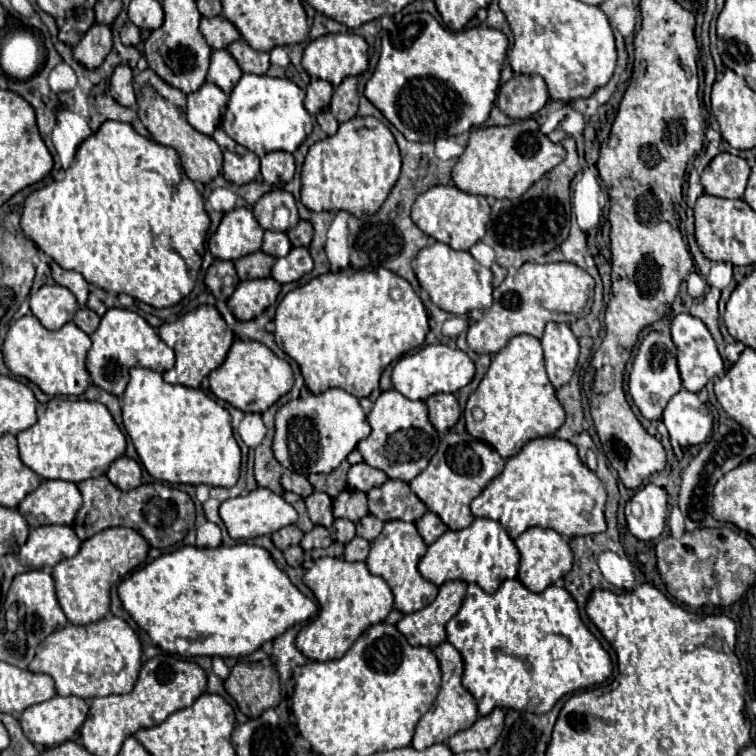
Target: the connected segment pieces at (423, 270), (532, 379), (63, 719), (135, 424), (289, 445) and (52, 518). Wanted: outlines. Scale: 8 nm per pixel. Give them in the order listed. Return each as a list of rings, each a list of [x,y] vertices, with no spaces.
[[[434,242],[418,252],[414,260],[414,272],[420,286],[430,294],[430,300],[452,314],[466,314],[470,310],[486,310],[492,306],[492,272],[484,268],[466,250],[452,250],[448,244]]]
[[[528,334],[514,336],[504,350],[492,356],[492,364],[476,392],[468,398],[466,430],[492,446],[502,458],[516,456],[522,446],[538,436],[552,436],[566,418],[556,390],[548,380],[540,340]]]
[[[54,696],[52,700],[46,700],[46,702],[26,708],[20,716],[20,724],[22,724],[22,730],[28,736],[28,740],[50,748],[50,746],[58,746],[58,744],[70,740],[74,736],[74,732],[82,726],[82,722],[86,720],[86,714],[88,714],[88,704],[82,698]]]
[[[132,368],[130,382],[122,394],[124,430],[134,442],[134,448],[144,468],[160,482],[168,484],[208,484],[208,486],[234,486],[240,476],[242,452],[232,434],[232,418],[224,406],[206,396],[198,388],[164,382],[160,372],[148,368]]]
[[[328,388],[322,394],[310,394],[308,398],[298,398],[286,402],[278,412],[276,412],[276,434],[274,434],[274,456],[276,460],[292,470],[300,472],[304,476],[308,474],[328,474],[332,472],[354,448],[356,444],[370,434],[370,424],[366,418],[366,412],[358,404],[358,398],[354,398],[350,392],[342,388]]]
[[[42,480],[18,506],[18,512],[28,520],[30,528],[44,524],[72,524],[80,510],[82,496],[74,482]]]

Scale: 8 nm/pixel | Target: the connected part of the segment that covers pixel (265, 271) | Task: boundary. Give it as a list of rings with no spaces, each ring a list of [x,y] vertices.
[[[258,250],[258,252],[254,252],[254,254],[248,254],[248,256],[240,258],[240,260],[236,260],[234,266],[236,266],[236,272],[238,272],[240,280],[268,278],[274,260],[276,260],[274,256],[264,254],[262,250]]]

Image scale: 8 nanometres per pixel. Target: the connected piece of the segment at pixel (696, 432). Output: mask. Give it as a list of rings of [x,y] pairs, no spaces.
[[[680,390],[664,408],[662,422],[670,438],[680,446],[702,444],[712,432],[712,414],[700,398],[688,390]]]

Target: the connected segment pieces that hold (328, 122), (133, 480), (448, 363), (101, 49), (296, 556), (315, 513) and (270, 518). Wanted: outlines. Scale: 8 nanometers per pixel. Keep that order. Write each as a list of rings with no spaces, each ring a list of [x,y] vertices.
[[[329,107],[324,108],[318,114],[316,114],[316,120],[318,120],[318,124],[320,124],[320,128],[326,132],[326,134],[334,134],[336,130],[338,130],[338,122],[336,122],[336,118],[332,116],[332,112],[330,112]]]
[[[120,456],[114,460],[106,472],[106,476],[116,484],[120,490],[132,490],[142,484],[142,468],[138,466],[136,460],[128,456]]]
[[[430,344],[414,354],[402,356],[392,370],[392,386],[410,400],[426,400],[438,392],[458,392],[474,376],[474,362],[466,352],[446,344]]]
[[[94,24],[74,46],[74,58],[86,68],[98,68],[112,48],[112,30],[106,24]]]
[[[296,544],[296,546],[288,546],[286,550],[284,550],[284,558],[286,558],[286,562],[290,564],[290,566],[300,566],[302,564],[302,560],[304,560],[304,550]]]
[[[312,492],[308,498],[306,498],[306,506],[308,506],[308,514],[310,514],[310,520],[318,526],[324,526],[324,528],[330,528],[332,522],[334,522],[334,516],[332,516],[332,498],[324,492]]]
[[[256,488],[256,490],[248,492],[248,494],[226,500],[220,506],[220,516],[222,516],[222,520],[224,520],[226,528],[228,528],[228,534],[234,540],[250,540],[250,538],[256,538],[256,536],[274,534],[276,530],[280,530],[284,526],[290,526],[290,524],[294,524],[298,520],[296,510],[282,496],[274,494],[268,488]]]

